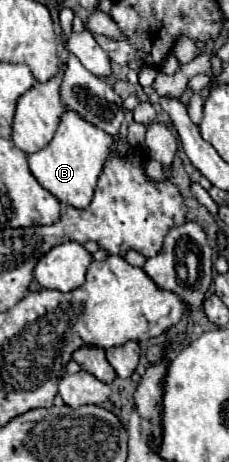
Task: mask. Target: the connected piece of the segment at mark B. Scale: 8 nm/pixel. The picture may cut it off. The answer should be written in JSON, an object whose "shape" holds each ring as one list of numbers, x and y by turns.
{"shape":[[64,112,62,122,52,138,52,142,40,150,28,156,28,166,34,178,62,204,74,206,78,210,84,210,90,206,94,186,98,180,98,174,102,172,104,160,110,154,110,136,98,130,96,126,90,126,88,122,82,122,78,114]]}

